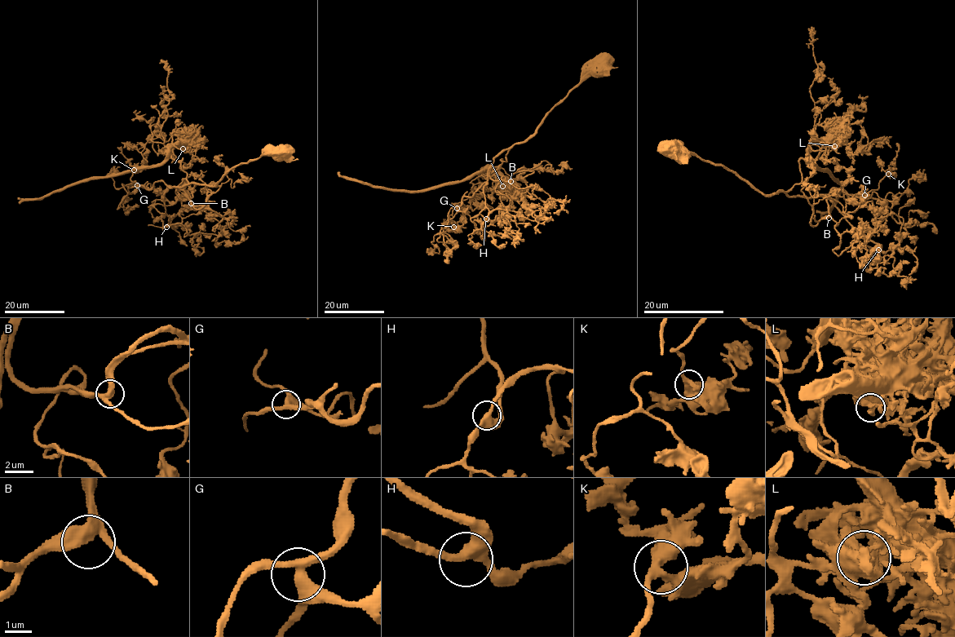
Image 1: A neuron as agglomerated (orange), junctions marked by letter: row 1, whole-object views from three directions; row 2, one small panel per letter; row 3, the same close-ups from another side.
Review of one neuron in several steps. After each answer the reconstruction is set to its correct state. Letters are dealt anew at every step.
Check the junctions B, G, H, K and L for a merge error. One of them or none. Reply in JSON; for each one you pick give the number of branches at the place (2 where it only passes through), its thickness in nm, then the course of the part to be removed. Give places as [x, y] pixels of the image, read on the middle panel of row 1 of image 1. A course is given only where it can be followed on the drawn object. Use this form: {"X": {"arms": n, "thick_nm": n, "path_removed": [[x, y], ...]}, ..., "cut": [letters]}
{"L": {"arms": 3, "thick_nm": 360, "path_removed": [[502, 186], [505, 179], [489, 167], [460, 180], [417, 191], [371, 187], [338, 172]]}, "cut": ["L"]}

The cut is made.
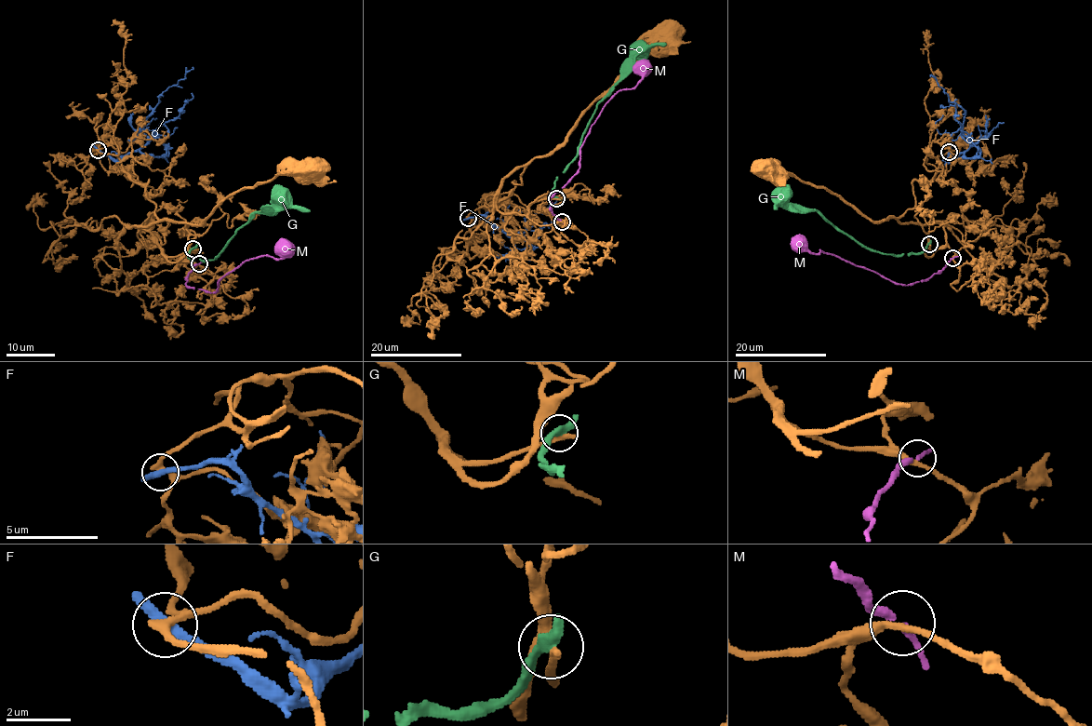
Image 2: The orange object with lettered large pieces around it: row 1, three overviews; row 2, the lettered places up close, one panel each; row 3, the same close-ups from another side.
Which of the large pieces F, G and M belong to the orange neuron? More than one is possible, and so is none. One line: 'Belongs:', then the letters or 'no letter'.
Belongs: no letter

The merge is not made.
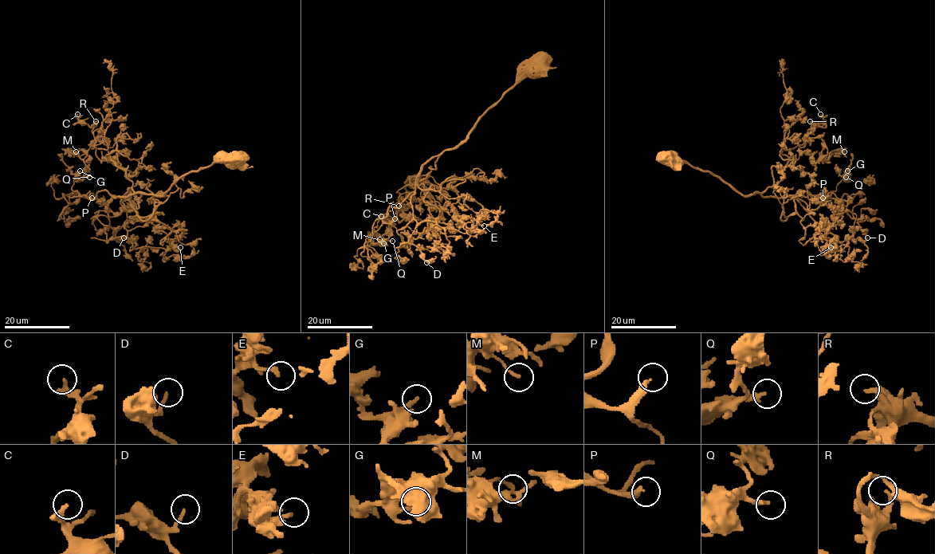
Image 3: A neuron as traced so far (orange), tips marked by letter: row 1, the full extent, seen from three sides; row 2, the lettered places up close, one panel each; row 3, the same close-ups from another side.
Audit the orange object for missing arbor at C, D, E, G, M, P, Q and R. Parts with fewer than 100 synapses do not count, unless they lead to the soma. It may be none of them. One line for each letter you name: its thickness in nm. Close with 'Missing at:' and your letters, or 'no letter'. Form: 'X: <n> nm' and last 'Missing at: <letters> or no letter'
P: 280 nm
Missing at: P

